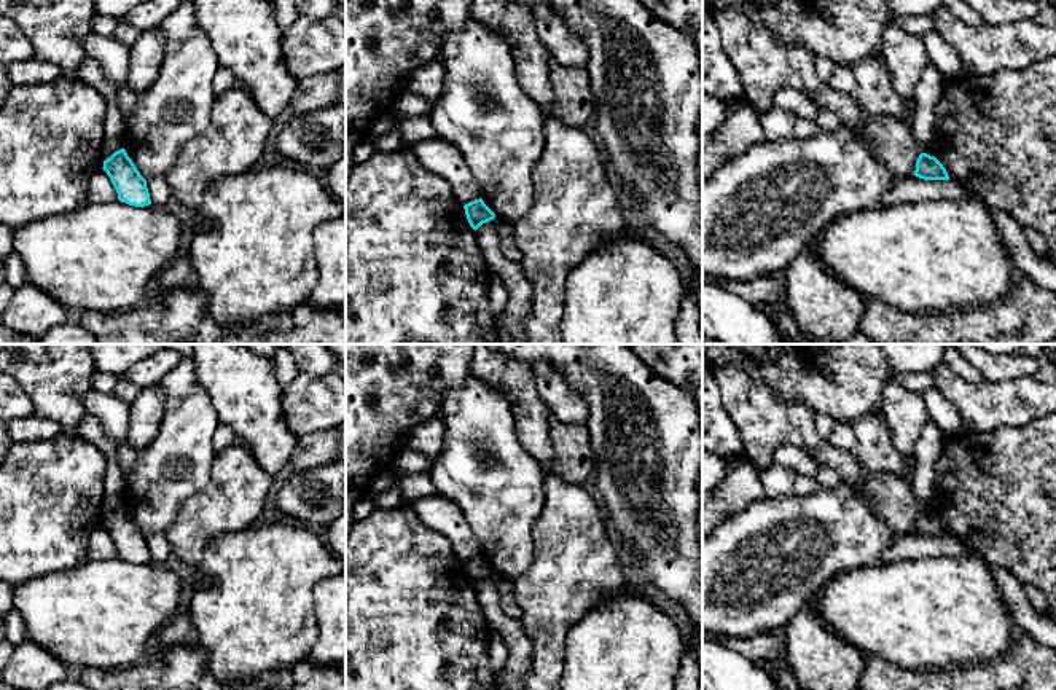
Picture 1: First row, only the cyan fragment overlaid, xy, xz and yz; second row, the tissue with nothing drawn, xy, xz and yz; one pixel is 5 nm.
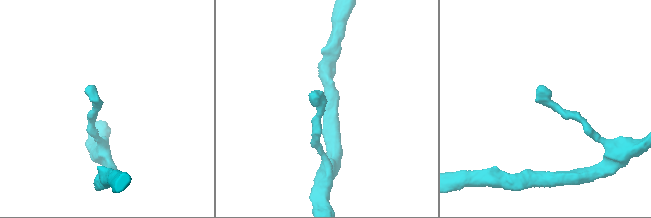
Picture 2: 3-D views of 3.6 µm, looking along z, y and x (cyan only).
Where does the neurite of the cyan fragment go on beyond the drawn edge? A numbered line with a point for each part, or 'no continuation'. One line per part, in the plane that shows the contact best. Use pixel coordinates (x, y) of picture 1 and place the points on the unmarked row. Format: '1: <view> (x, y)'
no continuation

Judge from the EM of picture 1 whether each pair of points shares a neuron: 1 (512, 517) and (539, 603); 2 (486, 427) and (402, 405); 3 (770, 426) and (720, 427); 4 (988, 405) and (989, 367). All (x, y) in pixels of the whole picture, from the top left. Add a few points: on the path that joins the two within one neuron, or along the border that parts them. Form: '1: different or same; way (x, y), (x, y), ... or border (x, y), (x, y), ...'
1: different; border (532, 531), (534, 561), (513, 580)
2: different; border (459, 386), (443, 395), (435, 416)
3: different; border (720, 392), (720, 402), (739, 435), (744, 453)
4: different; border (1026, 375), (986, 381)

